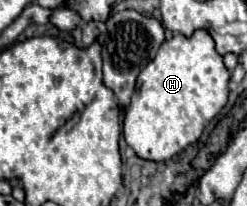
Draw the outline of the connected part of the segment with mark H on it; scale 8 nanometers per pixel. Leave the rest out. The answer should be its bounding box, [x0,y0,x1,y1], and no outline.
[123,29,229,161]

